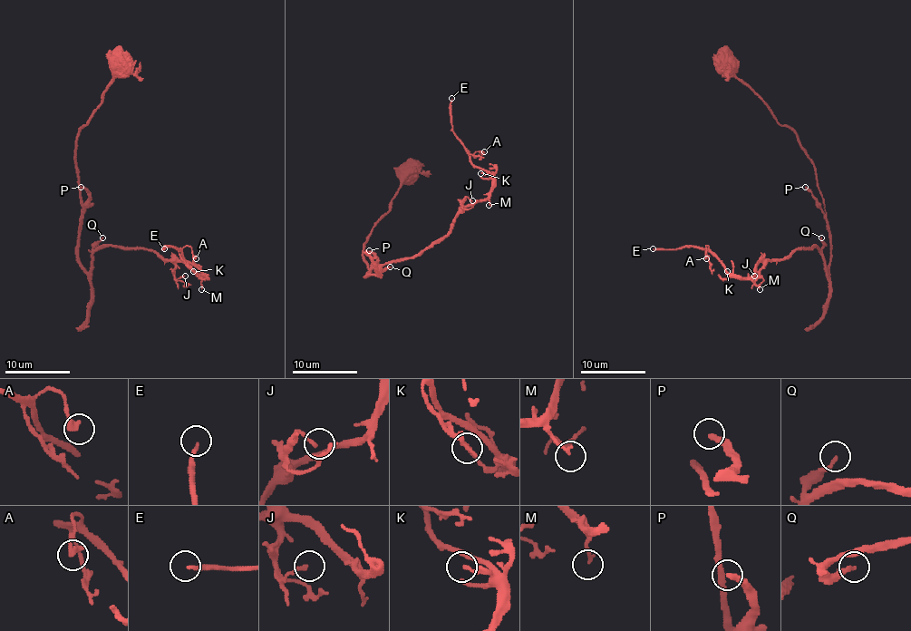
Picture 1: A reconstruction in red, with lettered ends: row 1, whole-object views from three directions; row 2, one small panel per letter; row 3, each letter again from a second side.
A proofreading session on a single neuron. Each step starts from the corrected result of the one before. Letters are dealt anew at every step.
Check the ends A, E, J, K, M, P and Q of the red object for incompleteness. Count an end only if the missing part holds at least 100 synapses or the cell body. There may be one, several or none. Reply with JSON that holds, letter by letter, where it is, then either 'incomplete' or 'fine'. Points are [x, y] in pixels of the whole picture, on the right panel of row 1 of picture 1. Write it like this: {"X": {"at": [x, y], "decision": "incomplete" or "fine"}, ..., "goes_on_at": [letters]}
{"A": {"at": [706, 258], "decision": "fine"}, "E": {"at": [653, 248], "decision": "fine"}, "J": {"at": [754, 276], "decision": "fine"}, "K": {"at": [727, 271], "decision": "fine"}, "M": {"at": [760, 289], "decision": "fine"}, "P": {"at": [805, 187], "decision": "fine"}, "Q": {"at": [821, 237], "decision": "fine"}, "goes_on_at": []}

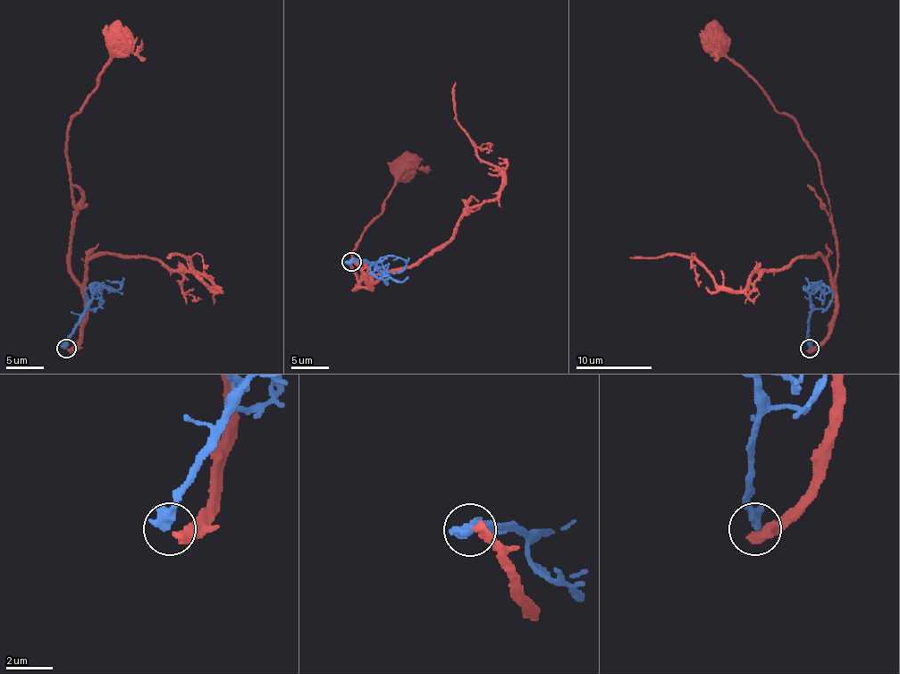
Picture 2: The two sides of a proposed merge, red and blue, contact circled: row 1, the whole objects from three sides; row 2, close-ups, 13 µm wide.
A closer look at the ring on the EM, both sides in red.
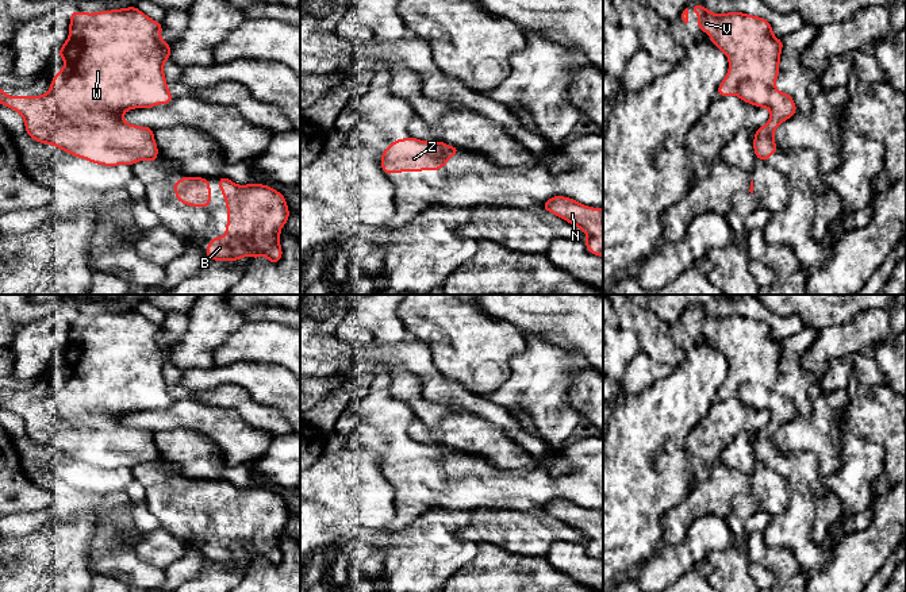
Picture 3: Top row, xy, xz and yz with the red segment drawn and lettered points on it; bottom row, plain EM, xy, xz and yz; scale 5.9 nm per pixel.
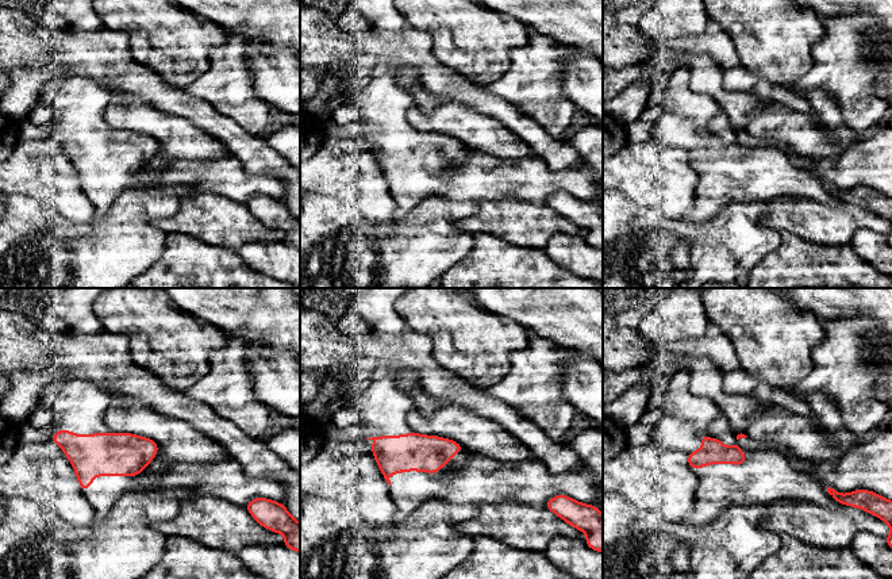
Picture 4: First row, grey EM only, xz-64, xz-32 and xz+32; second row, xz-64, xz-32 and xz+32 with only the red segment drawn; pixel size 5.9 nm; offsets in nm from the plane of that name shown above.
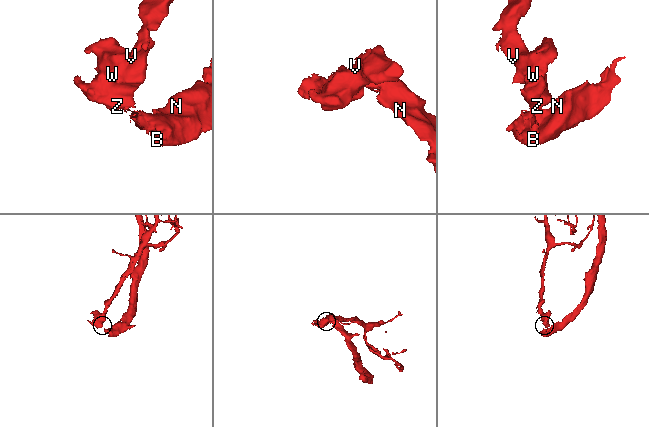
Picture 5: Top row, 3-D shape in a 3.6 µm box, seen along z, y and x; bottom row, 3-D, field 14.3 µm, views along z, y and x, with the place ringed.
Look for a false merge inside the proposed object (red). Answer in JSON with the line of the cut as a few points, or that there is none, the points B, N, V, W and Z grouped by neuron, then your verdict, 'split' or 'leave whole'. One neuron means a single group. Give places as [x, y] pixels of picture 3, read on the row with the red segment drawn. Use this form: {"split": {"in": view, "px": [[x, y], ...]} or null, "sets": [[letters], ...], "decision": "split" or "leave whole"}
{"split": {"in": "xz", "px": [[440, 142], [446, 145]]}, "sets": [["B", "N"], ["V", "W", "Z"]], "decision": "split"}

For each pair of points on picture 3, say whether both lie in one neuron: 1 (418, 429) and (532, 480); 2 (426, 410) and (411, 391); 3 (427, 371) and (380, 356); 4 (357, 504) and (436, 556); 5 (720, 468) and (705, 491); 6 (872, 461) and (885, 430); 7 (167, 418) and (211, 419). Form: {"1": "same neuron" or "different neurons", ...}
{"1": "different neurons", "2": "same neuron", "3": "same neuron", "4": "different neurons", "5": "same neuron", "6": "different neurons", "7": "same neuron"}

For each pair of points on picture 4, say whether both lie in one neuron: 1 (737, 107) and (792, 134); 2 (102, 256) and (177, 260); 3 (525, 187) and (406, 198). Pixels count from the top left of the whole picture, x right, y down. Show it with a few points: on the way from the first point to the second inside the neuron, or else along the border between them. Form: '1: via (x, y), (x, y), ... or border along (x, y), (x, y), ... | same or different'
1: border along (771, 103), (757, 108), (741, 129) | different
2: border along (168, 234), (161, 255), (138, 273) | different
3: via (495, 181), (435, 181) | same

